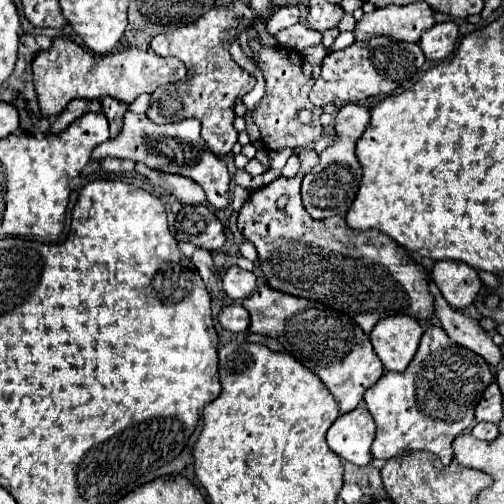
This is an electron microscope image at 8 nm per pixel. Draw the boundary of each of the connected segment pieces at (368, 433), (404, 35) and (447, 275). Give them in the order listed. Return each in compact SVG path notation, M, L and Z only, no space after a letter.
M359 405L351 413L335 419L327 431L327 443L341 459L365 467L371 463L371 443L373 443L375 423L365 405Z
M427 3L391 5L365 13L355 27L355 41L369 41L371 37L389 37L393 41L417 43L421 33L435 25L433 11Z
M439 261L435 263L431 277L435 285L441 289L447 303L455 309L469 307L477 293L483 289L483 281L479 279L479 273L465 263L455 261Z

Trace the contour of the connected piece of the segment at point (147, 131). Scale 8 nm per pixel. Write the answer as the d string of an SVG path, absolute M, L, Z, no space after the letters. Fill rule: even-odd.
M125 111L123 115L123 129L115 139L107 139L105 143L97 145L91 153L91 159L131 159L135 163L145 163L151 169L159 169L163 173L177 173L193 179L199 183L207 195L207 201L215 209L225 209L229 205L229 173L225 163L209 151L199 135L201 127L197 119L185 119L183 123L171 125L155 125L147 119L147 115L137 115L133 111Z

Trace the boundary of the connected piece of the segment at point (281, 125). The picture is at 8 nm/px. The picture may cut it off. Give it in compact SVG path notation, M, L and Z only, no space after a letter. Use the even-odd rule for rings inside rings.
M261 47L259 51L255 51L251 55L251 59L257 63L259 71L263 73L265 79L265 95L263 99L255 105L253 109L253 123L259 127L261 131L261 139L265 149L283 149L283 147L291 147L291 149L303 149L309 147L311 143L315 143L321 133L323 127L319 123L319 115L323 113L319 107L315 107L307 93L313 87L313 79L307 79L301 71L301 55L297 51L291 49L283 49L283 47ZM301 109L309 109L313 113L313 121L309 125L303 125L299 121L299 111Z

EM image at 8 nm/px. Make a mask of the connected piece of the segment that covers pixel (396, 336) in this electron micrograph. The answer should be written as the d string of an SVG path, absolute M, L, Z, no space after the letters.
M395 315L381 319L369 339L385 371L405 371L417 353L423 327L415 317Z

